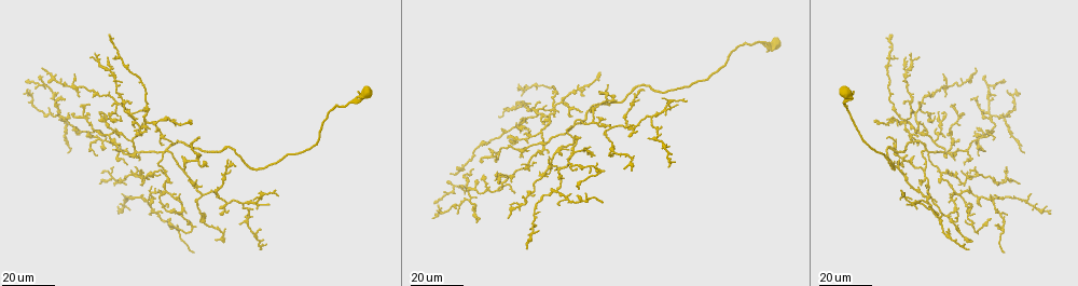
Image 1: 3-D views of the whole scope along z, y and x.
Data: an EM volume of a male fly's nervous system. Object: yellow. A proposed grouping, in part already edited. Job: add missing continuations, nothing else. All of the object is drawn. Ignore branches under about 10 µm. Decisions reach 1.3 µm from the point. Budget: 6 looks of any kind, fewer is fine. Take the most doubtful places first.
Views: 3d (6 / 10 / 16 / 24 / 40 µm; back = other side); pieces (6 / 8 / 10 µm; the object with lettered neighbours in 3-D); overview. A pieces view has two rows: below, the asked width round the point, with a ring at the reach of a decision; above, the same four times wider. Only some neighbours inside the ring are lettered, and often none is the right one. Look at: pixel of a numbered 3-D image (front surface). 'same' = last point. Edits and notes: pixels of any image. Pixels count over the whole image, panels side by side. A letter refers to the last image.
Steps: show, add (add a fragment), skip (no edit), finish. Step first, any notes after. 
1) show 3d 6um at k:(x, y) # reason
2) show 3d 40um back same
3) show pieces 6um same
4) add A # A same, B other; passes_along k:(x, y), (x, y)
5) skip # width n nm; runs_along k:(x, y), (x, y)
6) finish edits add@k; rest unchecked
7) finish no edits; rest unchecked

show 3d 16um at 1:(449, 174) # long arm stops here

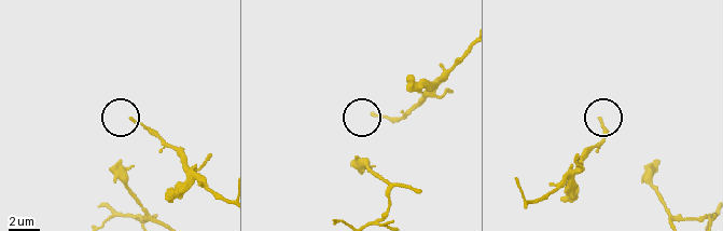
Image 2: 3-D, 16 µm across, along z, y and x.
show pieces 10um at 2:(130, 117) # see the neighbours

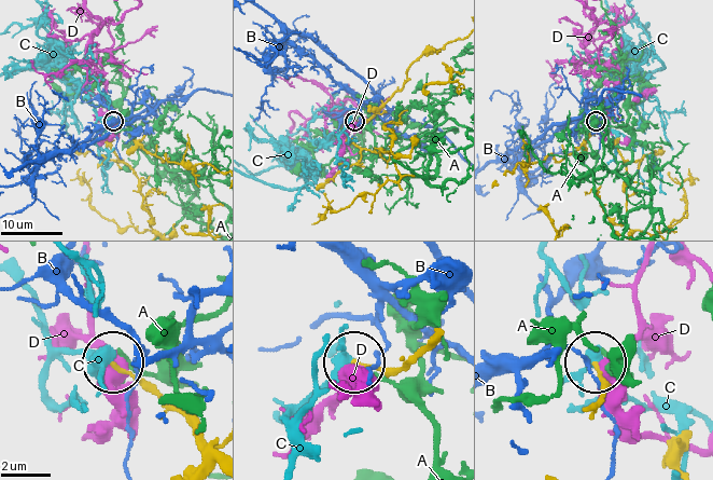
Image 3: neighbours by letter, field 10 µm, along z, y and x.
skip # A other, B other, C other, D other; runs_along 3:(212, 444), (115, 367); none of them fits

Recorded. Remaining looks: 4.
show 3d 24um at 1:(939, 181) # branch stops here

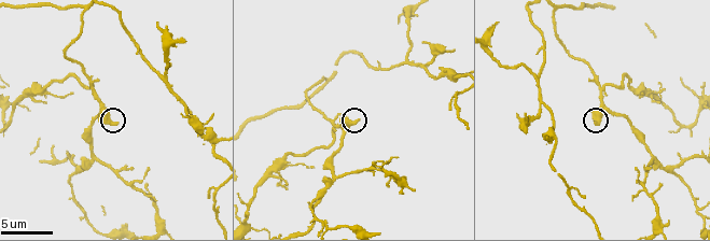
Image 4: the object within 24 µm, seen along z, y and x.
show pieces 10um at 4:(114, 122) # see the neighbours

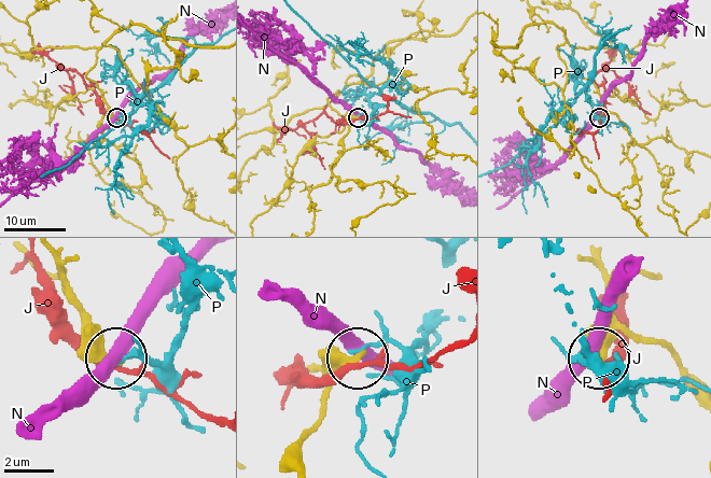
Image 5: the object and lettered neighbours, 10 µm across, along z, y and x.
skip # J other, N other, P other; runs_along 5:(310, 367), (333, 367), (356, 355); none of them fits

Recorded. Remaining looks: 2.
show 3d 16um at 1:(1017, 184) # tapers out

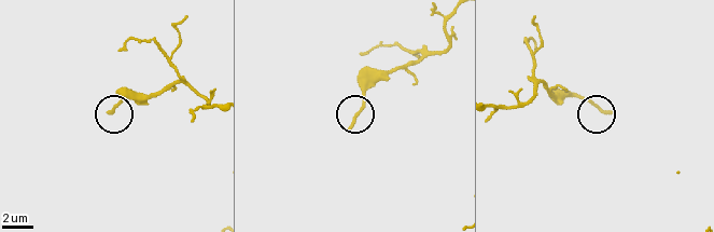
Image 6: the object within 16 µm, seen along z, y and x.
show pieces 10um at 6:(352, 127)

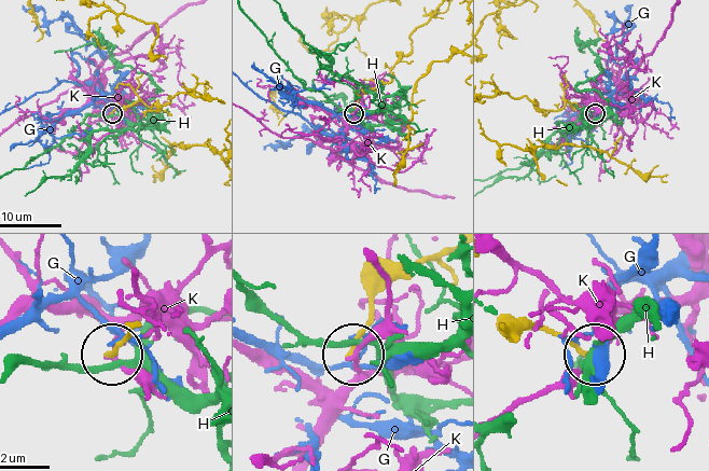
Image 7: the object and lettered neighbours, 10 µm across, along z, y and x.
skip # G other, H other, K other; no lettered fragment goes on from it

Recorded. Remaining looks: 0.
finish no edits; rest unchecked

